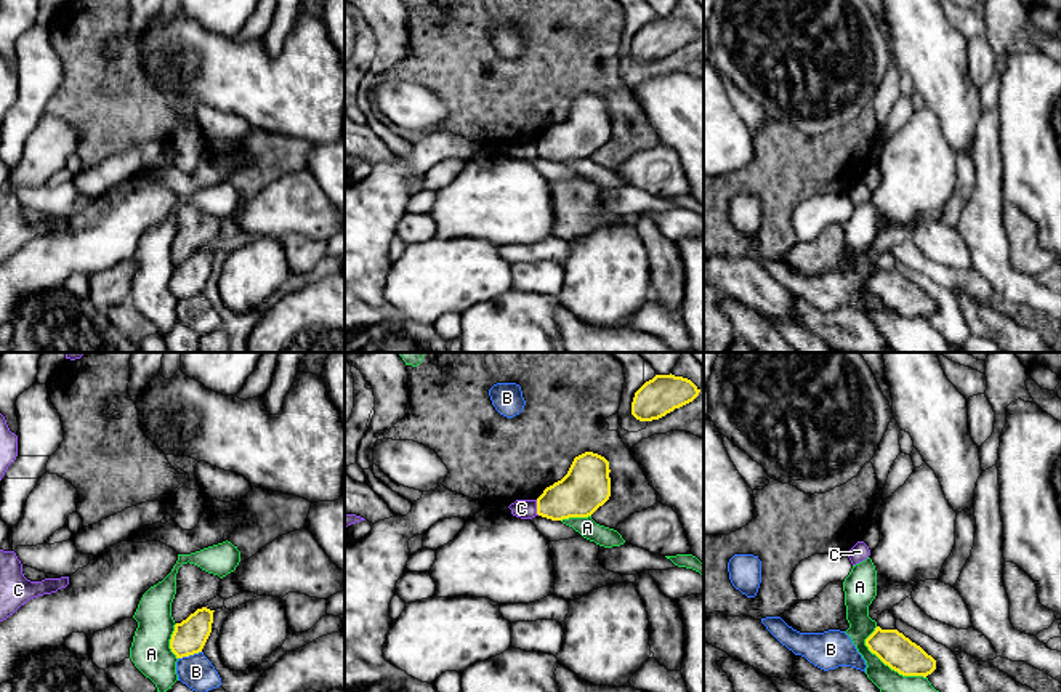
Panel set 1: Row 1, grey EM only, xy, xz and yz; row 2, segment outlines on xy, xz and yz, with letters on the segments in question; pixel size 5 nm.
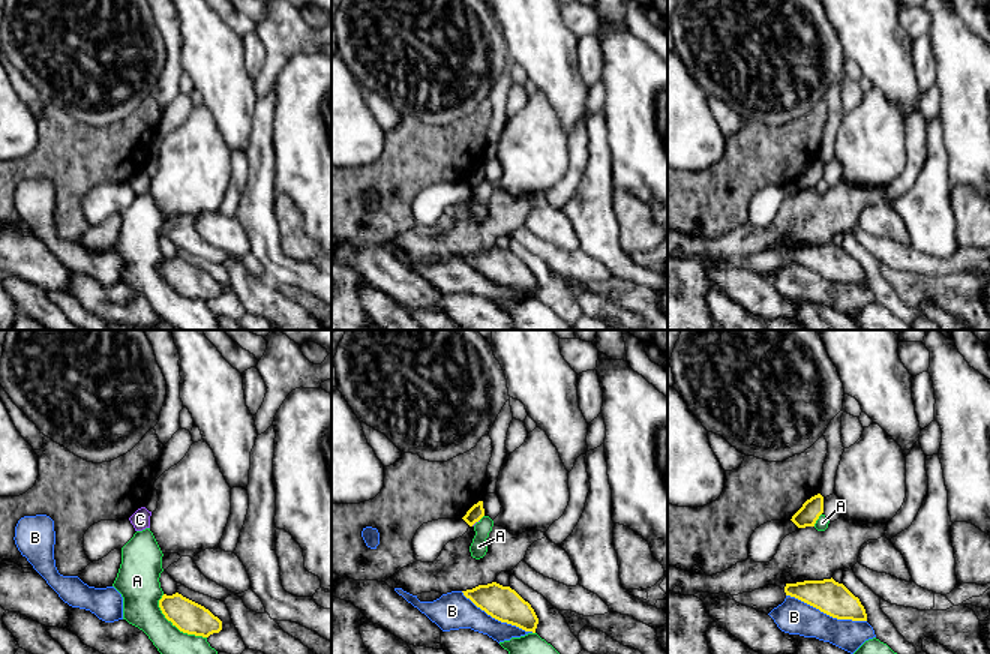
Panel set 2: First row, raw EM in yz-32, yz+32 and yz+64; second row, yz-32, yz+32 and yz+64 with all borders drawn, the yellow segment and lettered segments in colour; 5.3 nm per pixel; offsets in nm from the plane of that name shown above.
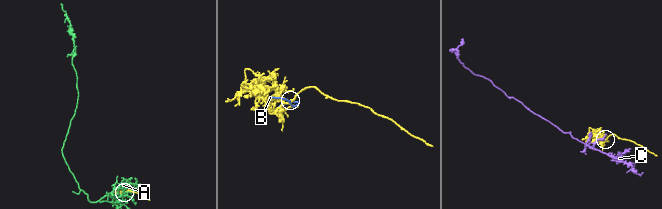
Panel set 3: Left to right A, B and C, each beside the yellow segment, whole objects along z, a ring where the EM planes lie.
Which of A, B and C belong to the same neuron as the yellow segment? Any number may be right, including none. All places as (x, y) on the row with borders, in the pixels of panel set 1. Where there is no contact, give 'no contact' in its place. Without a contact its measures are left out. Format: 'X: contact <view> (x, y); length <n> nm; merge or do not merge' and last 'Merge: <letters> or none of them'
A: contact yz (893, 668); length 360 nm; do not merge
B: contact xy (189, 654); length 130 nm; do not merge
C: contact xz (537, 508); length 80 nm; do not merge
Merge: none of them

